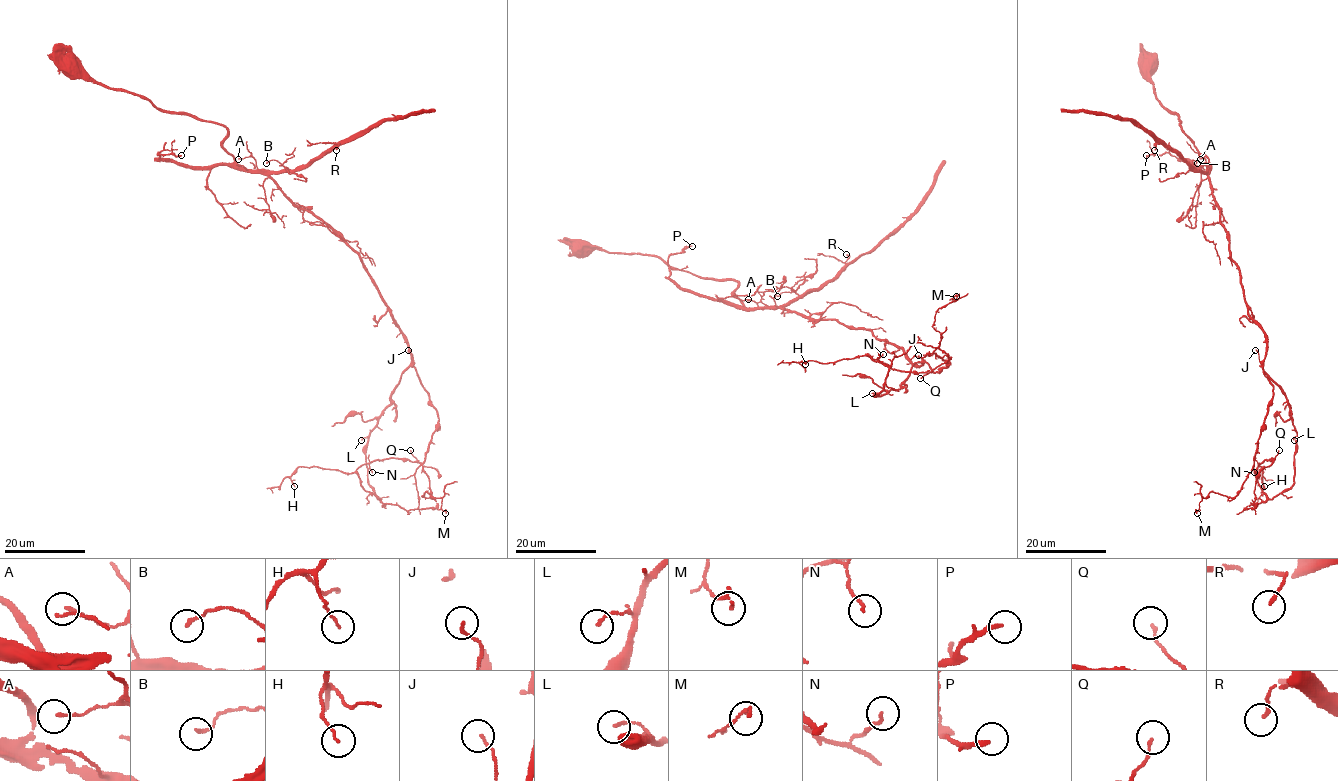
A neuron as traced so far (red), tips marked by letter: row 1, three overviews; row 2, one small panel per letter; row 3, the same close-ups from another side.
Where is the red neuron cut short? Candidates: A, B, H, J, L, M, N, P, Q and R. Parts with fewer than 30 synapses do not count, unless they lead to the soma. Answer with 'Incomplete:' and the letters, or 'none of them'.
Incomplete: P

